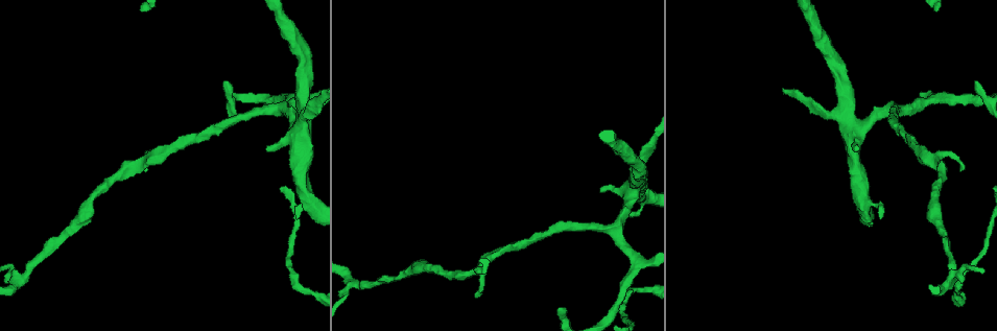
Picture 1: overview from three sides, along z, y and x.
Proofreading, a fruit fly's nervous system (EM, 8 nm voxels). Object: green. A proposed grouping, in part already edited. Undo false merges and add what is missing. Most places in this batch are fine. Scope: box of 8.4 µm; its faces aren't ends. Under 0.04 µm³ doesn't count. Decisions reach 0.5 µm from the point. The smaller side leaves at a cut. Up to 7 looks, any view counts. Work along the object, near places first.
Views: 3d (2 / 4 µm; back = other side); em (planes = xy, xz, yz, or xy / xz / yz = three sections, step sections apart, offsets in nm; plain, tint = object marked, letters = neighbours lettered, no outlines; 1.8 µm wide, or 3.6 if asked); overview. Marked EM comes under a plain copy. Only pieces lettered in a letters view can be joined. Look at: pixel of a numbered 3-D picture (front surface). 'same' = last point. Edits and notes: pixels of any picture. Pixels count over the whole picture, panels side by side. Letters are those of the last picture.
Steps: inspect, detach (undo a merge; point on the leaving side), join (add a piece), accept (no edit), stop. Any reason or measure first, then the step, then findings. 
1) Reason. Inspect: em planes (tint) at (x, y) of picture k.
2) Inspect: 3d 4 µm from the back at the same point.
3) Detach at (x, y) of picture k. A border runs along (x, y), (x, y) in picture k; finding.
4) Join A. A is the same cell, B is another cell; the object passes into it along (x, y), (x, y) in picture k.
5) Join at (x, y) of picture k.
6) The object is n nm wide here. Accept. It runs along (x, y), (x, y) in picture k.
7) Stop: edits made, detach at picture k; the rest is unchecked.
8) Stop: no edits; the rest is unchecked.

Branch point. Inspect: em 3.6 µm xz step 8 (tint) at (636, 260) of picture 1.

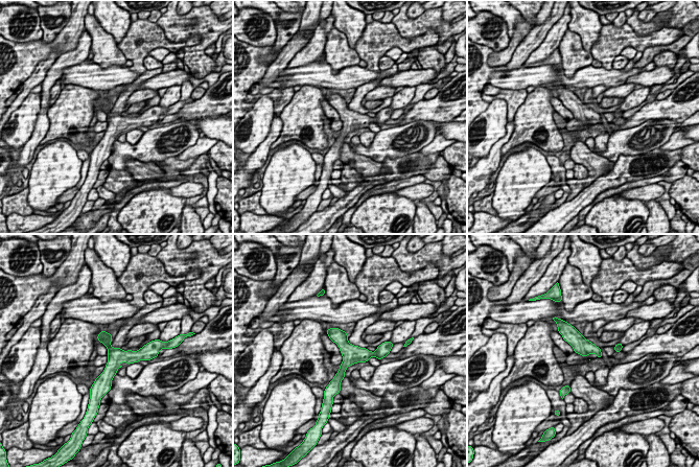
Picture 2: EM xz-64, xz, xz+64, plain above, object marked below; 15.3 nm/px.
Inspect: em 3.6 µm xz step 8 (letters) at the same point.

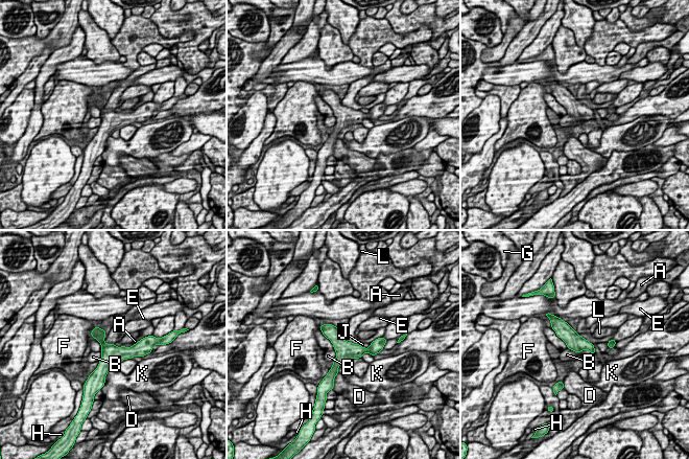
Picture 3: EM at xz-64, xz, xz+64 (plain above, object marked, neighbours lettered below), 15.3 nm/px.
The object is 260 nm wide here; the longest contact is with B, 380 nm. Accept. A, B, D, E, F, G, H, J, K and L are other cells; one neuron here.

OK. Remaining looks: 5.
Tapers out. Inspect: em planes (letters) at (558, 309) of picture 1.

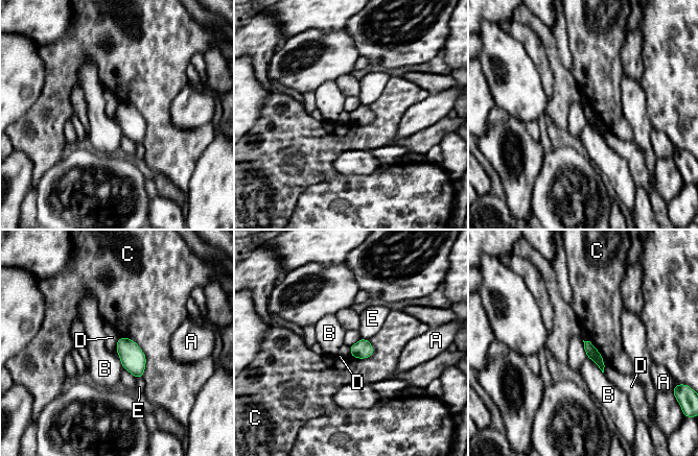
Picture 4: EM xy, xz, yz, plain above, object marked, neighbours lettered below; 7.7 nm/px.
The object is 90 nm wide here. Accept. A, B, C, D and E are other cells; a border runs along (603, 359), (604, 372) in picture 4; no lettered piece goes on from it.

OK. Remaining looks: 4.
Thin end. Inspect: em xy step 8 (tint) at (145, 172) of picture 1.

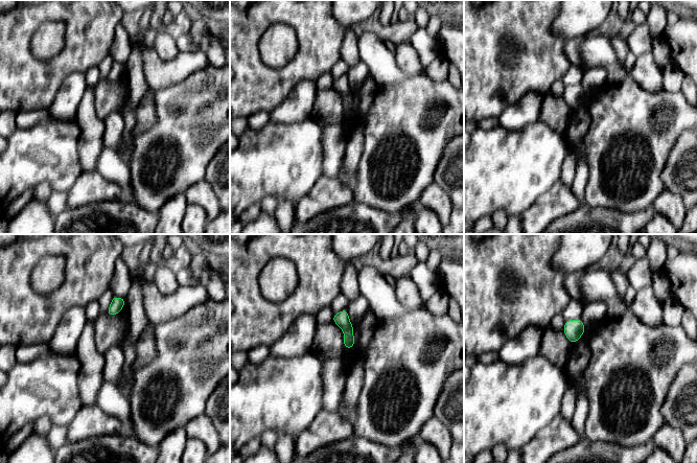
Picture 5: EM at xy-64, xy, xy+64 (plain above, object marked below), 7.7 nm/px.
Cut it another way. Inspect: em planes (letters) at the same point.

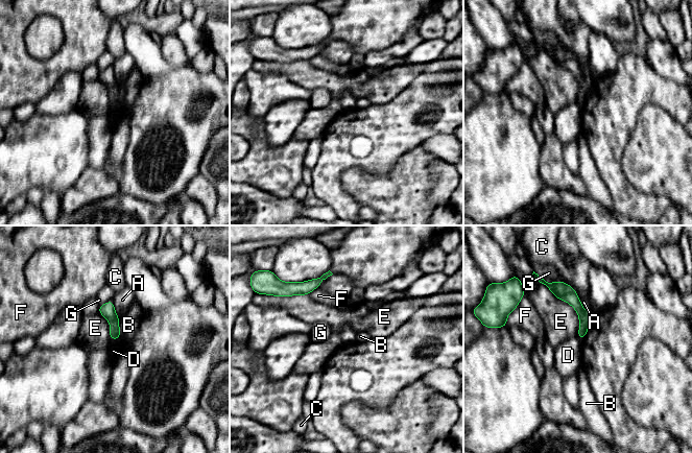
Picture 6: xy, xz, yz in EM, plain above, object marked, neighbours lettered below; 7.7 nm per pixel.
Accept. A, B, C, D, E, F and G are other cells; it runs along (558, 284), (582, 313), (581, 335) in picture 6; none of them fits.

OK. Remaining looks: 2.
Stop: no edits; the rest is unchecked.

